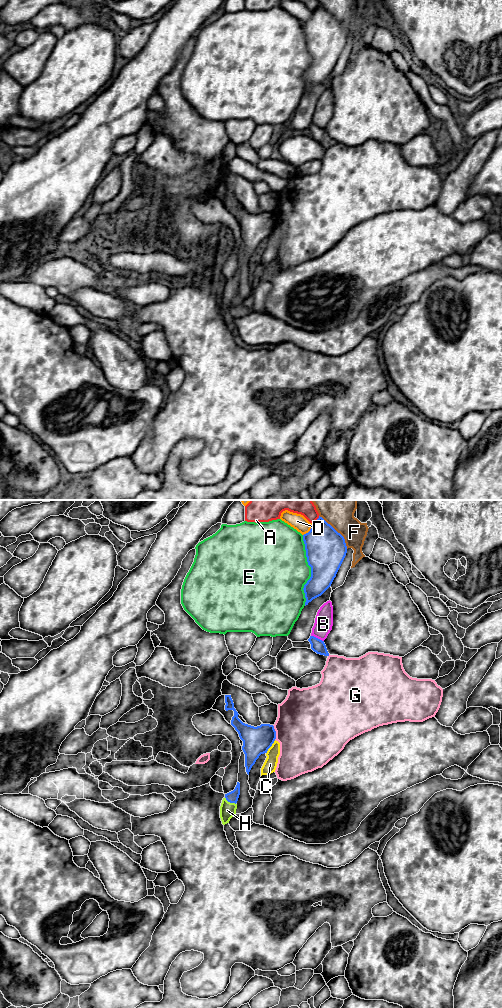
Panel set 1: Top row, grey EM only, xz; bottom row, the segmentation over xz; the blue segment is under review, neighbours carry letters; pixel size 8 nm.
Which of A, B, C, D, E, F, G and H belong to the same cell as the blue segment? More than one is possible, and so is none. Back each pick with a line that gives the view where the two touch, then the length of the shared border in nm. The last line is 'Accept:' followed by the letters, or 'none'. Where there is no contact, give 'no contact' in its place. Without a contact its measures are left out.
H: xz | 110 nm
Accept: H

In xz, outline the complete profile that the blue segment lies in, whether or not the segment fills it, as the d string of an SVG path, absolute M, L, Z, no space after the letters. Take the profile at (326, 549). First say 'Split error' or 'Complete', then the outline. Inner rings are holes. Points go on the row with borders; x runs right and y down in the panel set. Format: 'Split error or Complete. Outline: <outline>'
Complete. Outline: M320 516L312 523L310 531L303 535L303 541L307 562L311 567L311 577L303 588L306 606L313 599L321 596L331 586L346 556L347 546L344 537Z

